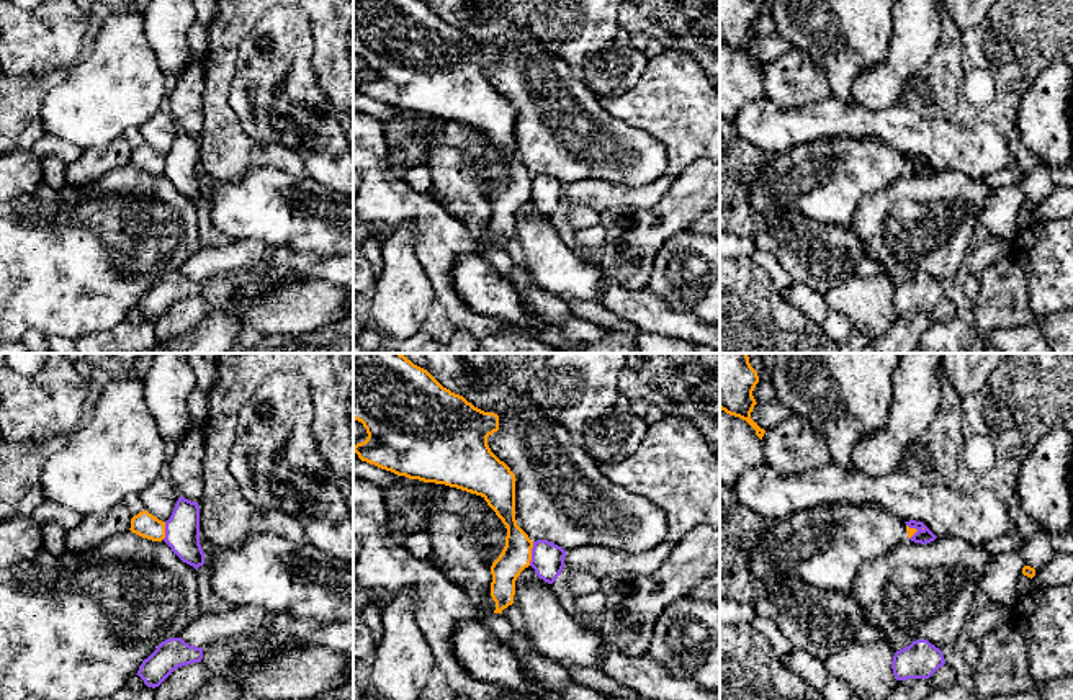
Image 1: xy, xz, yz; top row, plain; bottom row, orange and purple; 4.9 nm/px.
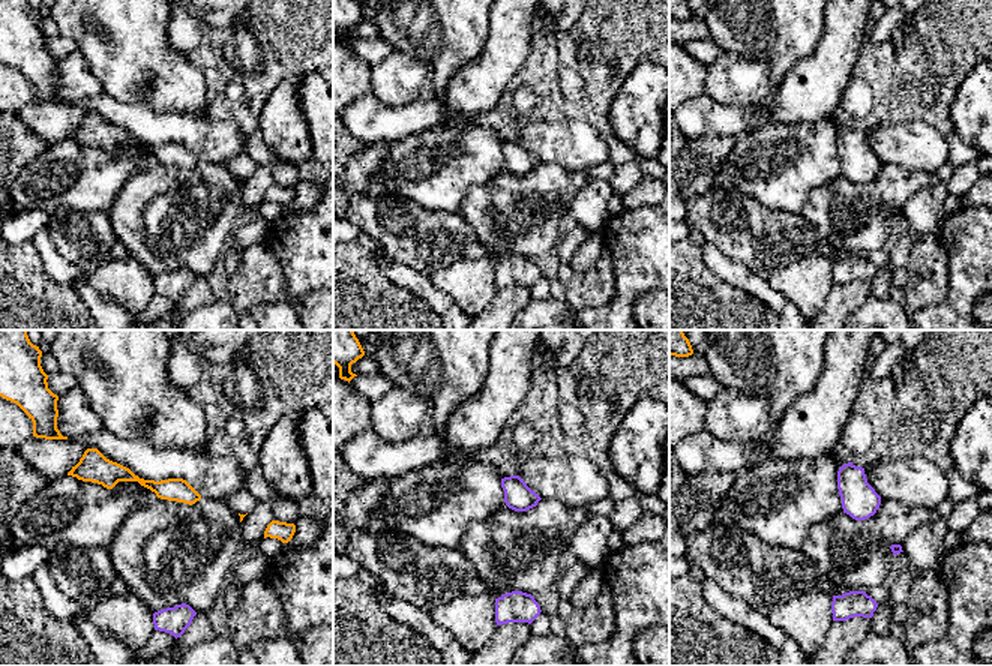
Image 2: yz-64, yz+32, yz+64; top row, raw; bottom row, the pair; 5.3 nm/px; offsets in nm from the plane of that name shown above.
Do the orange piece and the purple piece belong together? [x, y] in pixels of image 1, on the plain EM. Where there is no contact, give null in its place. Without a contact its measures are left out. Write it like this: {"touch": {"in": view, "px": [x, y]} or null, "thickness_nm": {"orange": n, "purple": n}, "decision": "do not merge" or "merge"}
{"touch": {"in": "xz", "px": [530, 187]}, "thickness_nm": {"orange": 150, "purple": 160}, "decision": "do not merge"}

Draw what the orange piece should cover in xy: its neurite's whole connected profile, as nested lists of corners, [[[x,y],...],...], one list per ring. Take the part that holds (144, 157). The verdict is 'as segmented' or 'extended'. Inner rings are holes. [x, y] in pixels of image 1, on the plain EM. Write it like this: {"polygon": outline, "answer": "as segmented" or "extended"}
{"polygon": [[[142,144],[131,152],[129,164],[152,175],[162,175],[165,172],[165,155],[159,154],[147,144]]], "answer": "as segmented"}

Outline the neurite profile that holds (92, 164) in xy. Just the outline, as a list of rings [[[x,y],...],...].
[[[124,137],[110,142],[103,149],[87,149],[75,162],[65,167],[65,182],[75,186],[97,182],[110,170],[129,165],[131,152]]]

